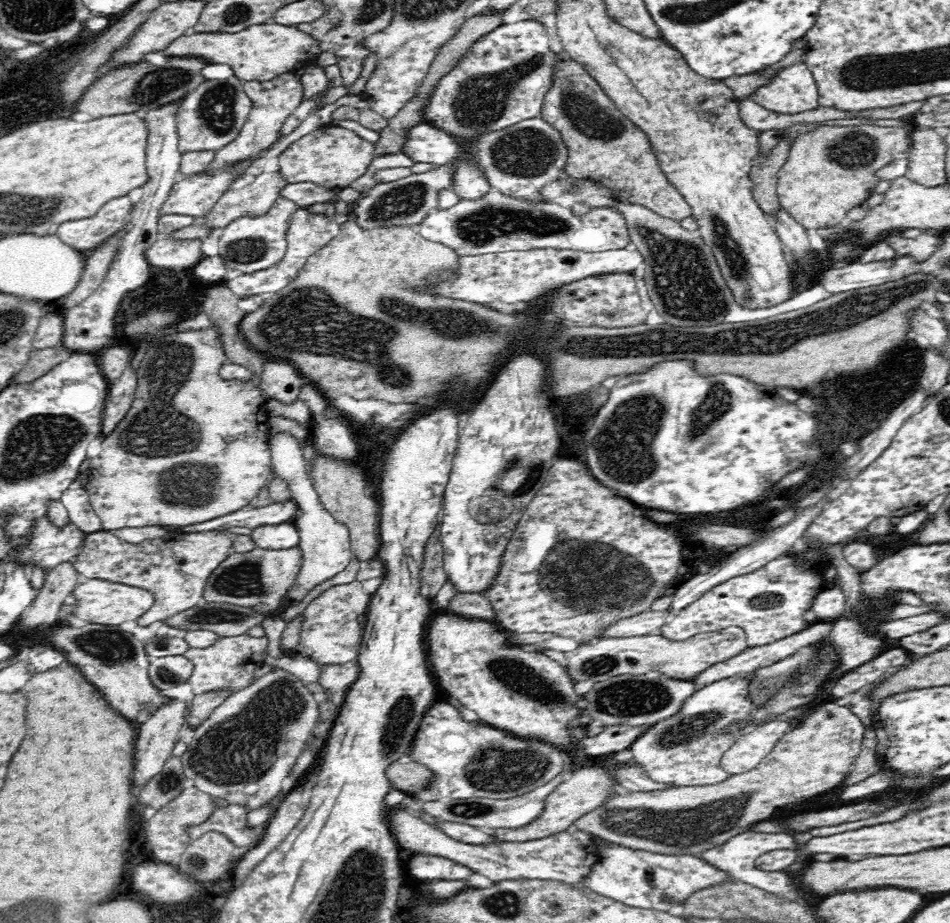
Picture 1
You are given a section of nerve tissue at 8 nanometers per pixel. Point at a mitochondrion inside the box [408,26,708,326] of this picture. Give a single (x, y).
(477, 101)

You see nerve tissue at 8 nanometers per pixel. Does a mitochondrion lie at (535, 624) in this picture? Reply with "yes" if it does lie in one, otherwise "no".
no

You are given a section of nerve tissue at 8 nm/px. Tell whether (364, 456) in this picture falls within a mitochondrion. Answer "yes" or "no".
no

